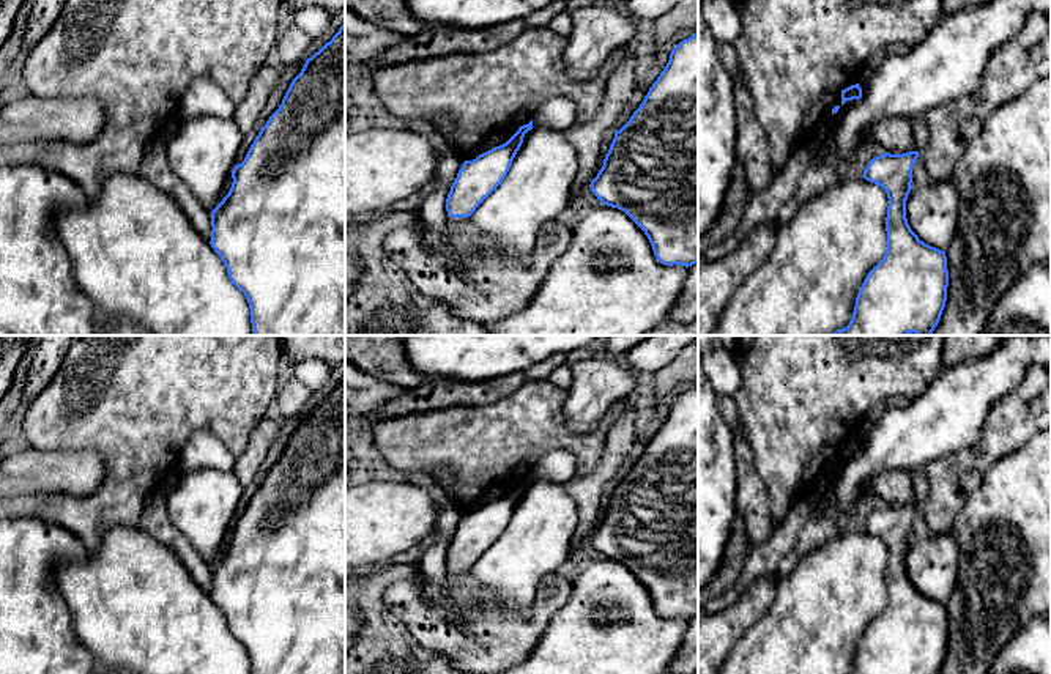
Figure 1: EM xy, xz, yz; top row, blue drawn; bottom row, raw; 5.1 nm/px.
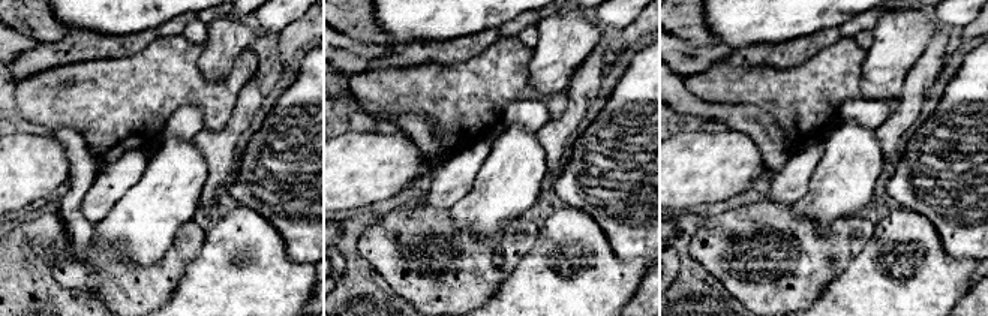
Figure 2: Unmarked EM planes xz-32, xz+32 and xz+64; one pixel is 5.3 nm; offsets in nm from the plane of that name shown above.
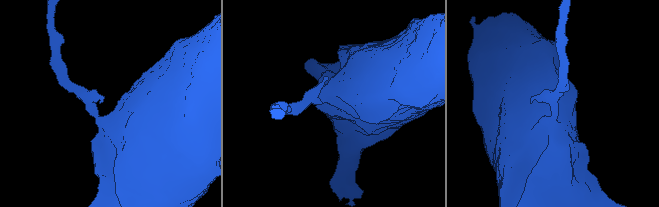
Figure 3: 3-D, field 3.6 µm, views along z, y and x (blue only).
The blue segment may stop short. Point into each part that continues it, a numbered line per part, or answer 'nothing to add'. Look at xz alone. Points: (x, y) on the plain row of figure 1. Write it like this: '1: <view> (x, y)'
nothing to add

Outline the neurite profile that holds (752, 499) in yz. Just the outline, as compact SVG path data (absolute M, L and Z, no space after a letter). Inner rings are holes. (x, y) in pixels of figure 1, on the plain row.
M739 425L733 436L736 454L736 513L744 517L748 548L767 542L775 528L767 487L755 466L753 450Z

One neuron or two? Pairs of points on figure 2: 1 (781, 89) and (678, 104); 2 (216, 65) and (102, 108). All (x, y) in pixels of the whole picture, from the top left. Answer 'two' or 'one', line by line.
1: two
2: two

